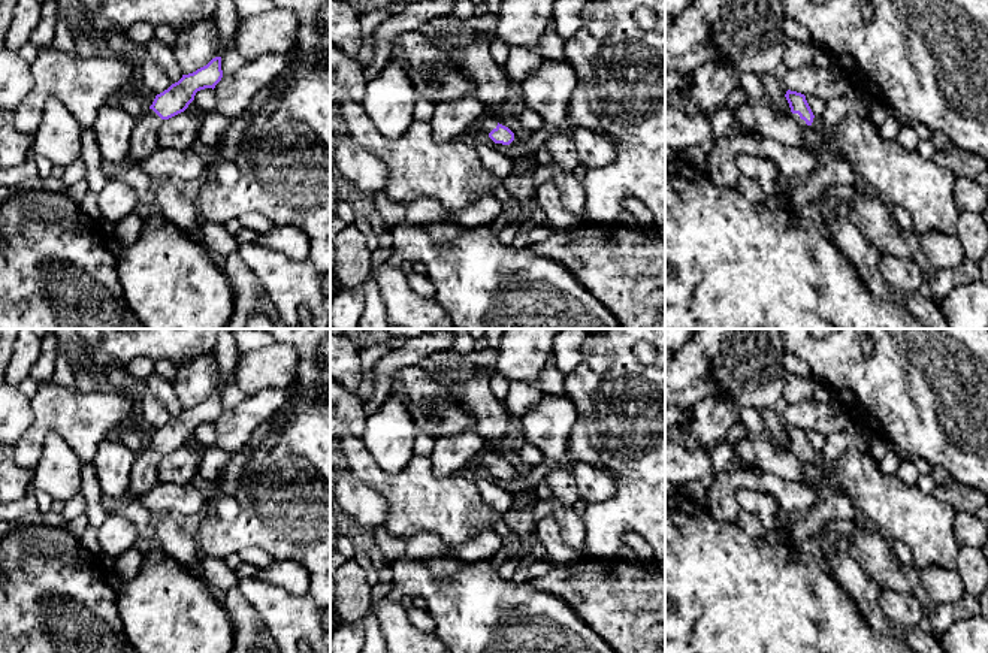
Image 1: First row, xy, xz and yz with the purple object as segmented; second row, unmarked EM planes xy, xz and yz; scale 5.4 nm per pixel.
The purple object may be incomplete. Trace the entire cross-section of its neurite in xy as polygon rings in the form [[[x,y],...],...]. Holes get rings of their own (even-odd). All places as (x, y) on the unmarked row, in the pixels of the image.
[[[215,392],[206,400],[182,409],[178,417],[157,429],[152,439],[136,453],[127,490],[130,493],[129,502],[109,513],[127,519],[143,538],[148,538],[155,523],[155,516],[139,499],[158,481],[157,469],[161,456],[184,447],[194,435],[197,426],[205,423],[214,424],[221,412],[221,392]]]

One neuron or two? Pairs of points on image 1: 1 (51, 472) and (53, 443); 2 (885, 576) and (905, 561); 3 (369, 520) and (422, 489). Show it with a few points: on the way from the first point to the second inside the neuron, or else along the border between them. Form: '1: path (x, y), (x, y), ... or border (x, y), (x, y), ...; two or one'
1: path (53, 465), (53, 450); one
2: border (888, 541), (897, 564), (905, 571); two
3: border (365, 483), (386, 502), (384, 525); two

